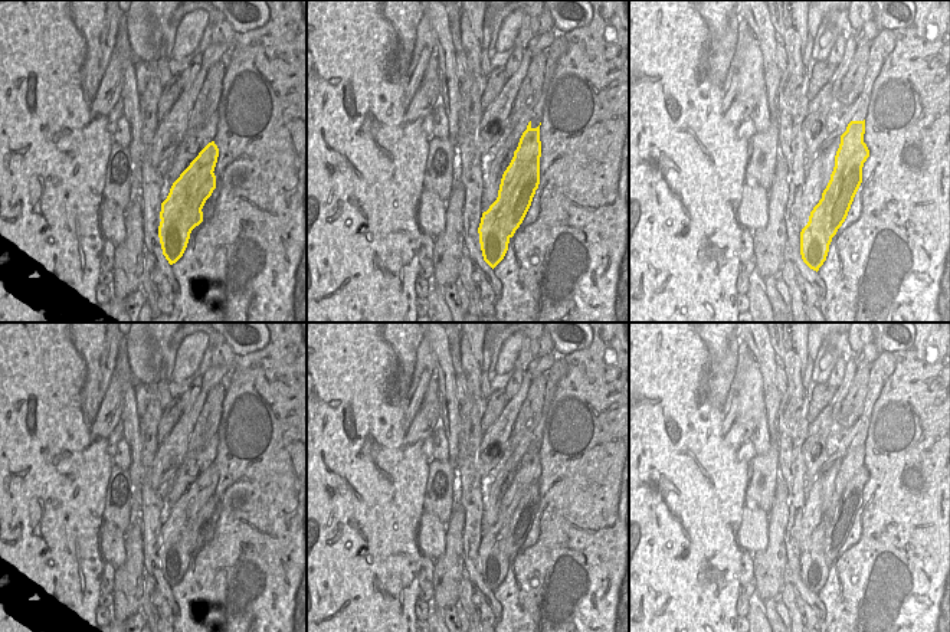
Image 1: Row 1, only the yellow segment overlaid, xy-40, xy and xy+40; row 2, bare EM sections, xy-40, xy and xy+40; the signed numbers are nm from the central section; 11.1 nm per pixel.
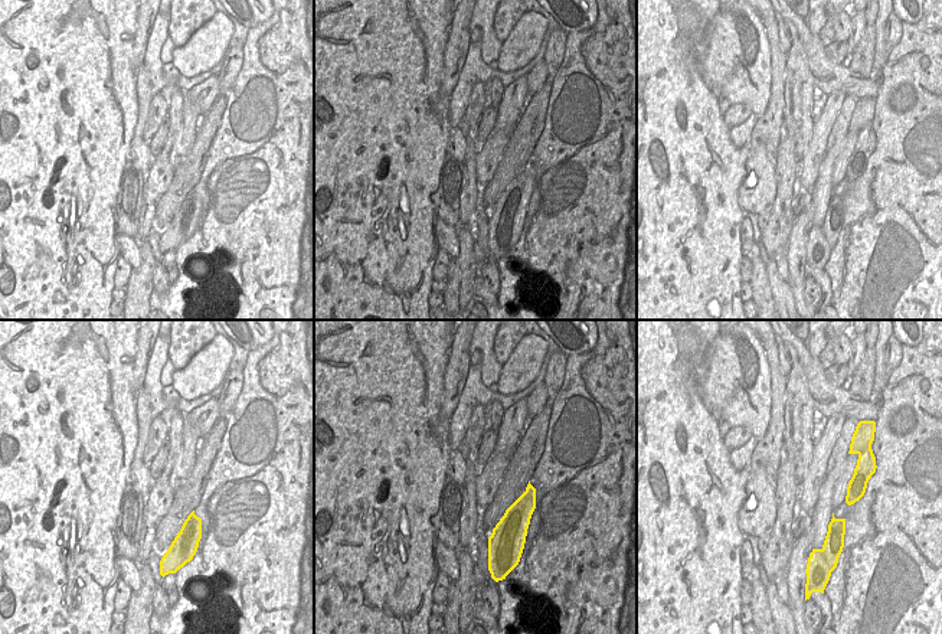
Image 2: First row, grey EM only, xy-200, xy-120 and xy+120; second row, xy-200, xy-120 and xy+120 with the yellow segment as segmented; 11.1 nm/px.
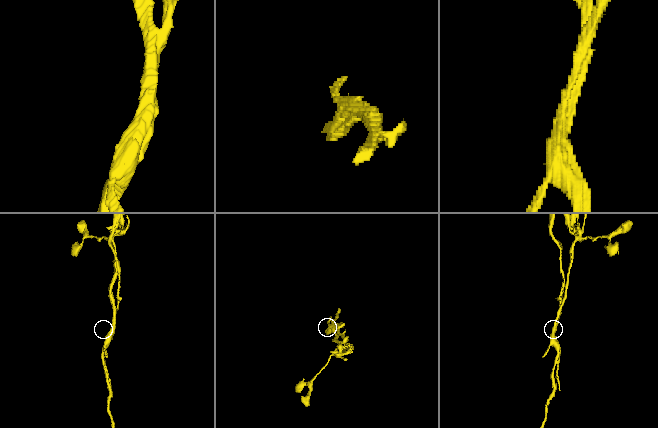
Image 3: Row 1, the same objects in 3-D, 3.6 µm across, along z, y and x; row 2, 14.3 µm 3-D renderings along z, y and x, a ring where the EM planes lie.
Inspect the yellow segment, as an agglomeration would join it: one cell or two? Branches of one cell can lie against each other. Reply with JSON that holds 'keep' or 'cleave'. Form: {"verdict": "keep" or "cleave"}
{"verdict": "cleave"}

